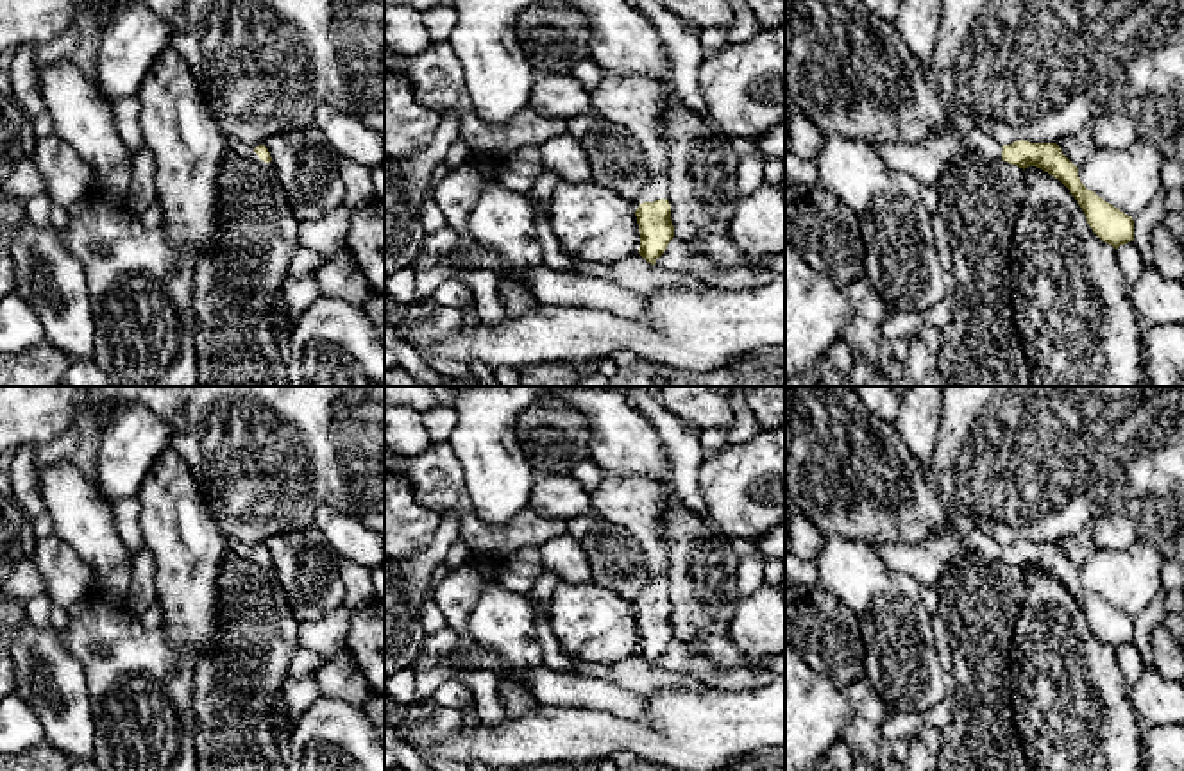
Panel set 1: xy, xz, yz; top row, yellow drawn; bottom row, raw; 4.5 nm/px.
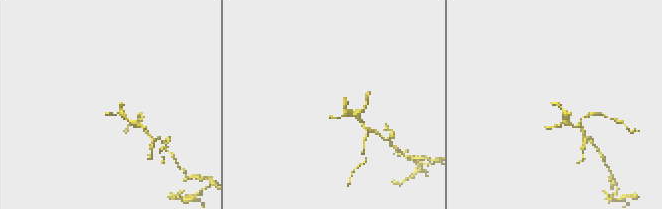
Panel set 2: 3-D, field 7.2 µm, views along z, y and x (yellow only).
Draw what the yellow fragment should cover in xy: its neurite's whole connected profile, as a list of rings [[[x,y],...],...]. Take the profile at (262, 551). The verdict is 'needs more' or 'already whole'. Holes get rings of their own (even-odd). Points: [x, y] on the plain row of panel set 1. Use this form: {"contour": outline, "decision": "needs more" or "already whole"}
{"contour": [[[227,538],[227,542],[231,553],[234,553],[236,556],[252,562],[265,571],[272,569],[272,558],[268,549],[265,547],[265,542],[247,544],[238,538]]], "decision": "needs more"}

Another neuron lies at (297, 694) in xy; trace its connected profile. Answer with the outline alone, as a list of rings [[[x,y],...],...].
[[[311,676],[288,678],[281,687],[279,705],[288,721],[306,712],[322,696]]]

